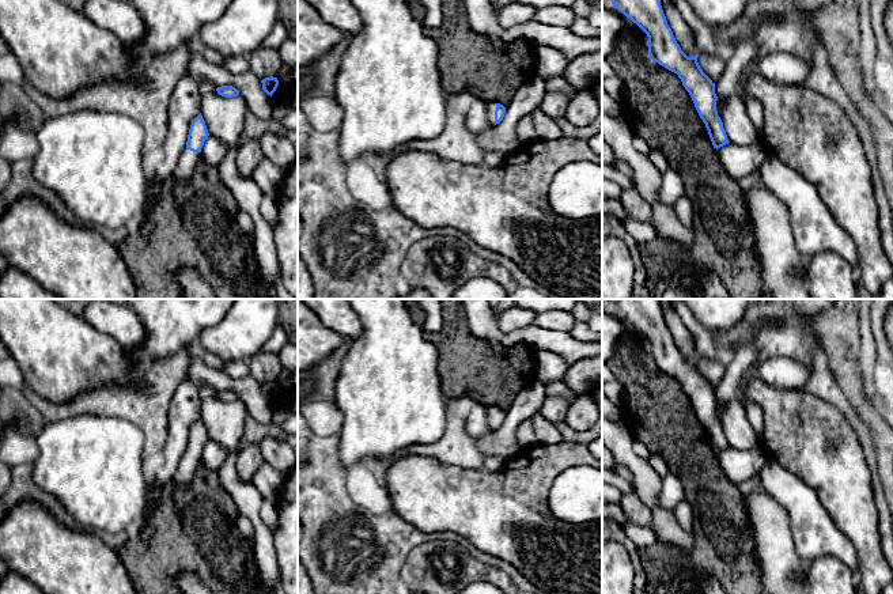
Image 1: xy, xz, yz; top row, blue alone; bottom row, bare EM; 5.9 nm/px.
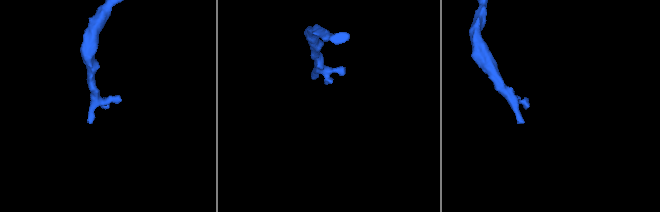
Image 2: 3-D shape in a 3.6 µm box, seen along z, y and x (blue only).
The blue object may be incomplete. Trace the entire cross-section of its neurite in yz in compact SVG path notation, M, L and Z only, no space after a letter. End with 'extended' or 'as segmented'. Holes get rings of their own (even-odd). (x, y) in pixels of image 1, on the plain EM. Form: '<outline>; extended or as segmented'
M613 299L612 309L647 338L650 363L678 379L705 428L714 453L729 449L716 415L715 387L700 372L699 359L688 362L681 355L667 329L659 300Z; as segmented

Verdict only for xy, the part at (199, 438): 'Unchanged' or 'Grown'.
Grown

